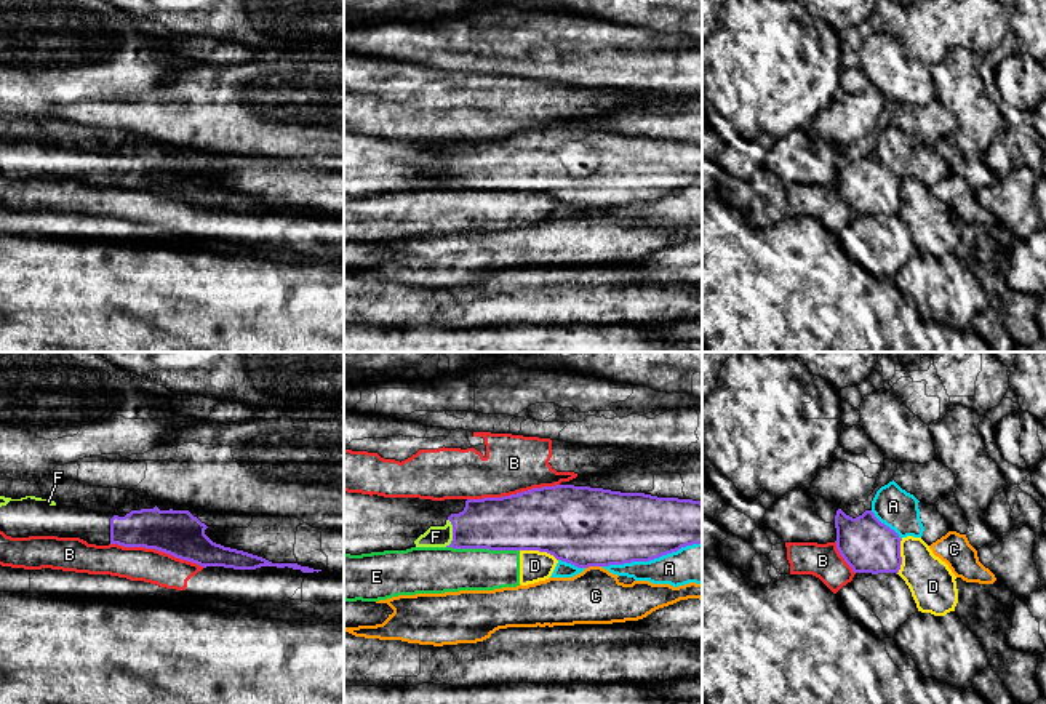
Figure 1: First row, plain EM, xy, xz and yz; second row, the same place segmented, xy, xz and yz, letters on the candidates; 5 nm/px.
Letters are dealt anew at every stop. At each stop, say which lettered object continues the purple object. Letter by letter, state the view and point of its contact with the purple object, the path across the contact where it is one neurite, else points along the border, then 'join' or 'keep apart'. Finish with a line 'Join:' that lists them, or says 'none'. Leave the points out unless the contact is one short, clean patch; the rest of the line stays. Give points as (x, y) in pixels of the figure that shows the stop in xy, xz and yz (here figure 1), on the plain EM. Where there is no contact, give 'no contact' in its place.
A: xz (650, 200) | keep apart
B: xy (157, 191) | keep apart
C: xz (592, 207) | keep apart
D: xz (539, 192) | keep apart
E: xz (483, 189) | keep apart
F: xz (453, 175) | across xz (498, 165), (483, 165), (453, 175), (435, 178) | join
Join: F

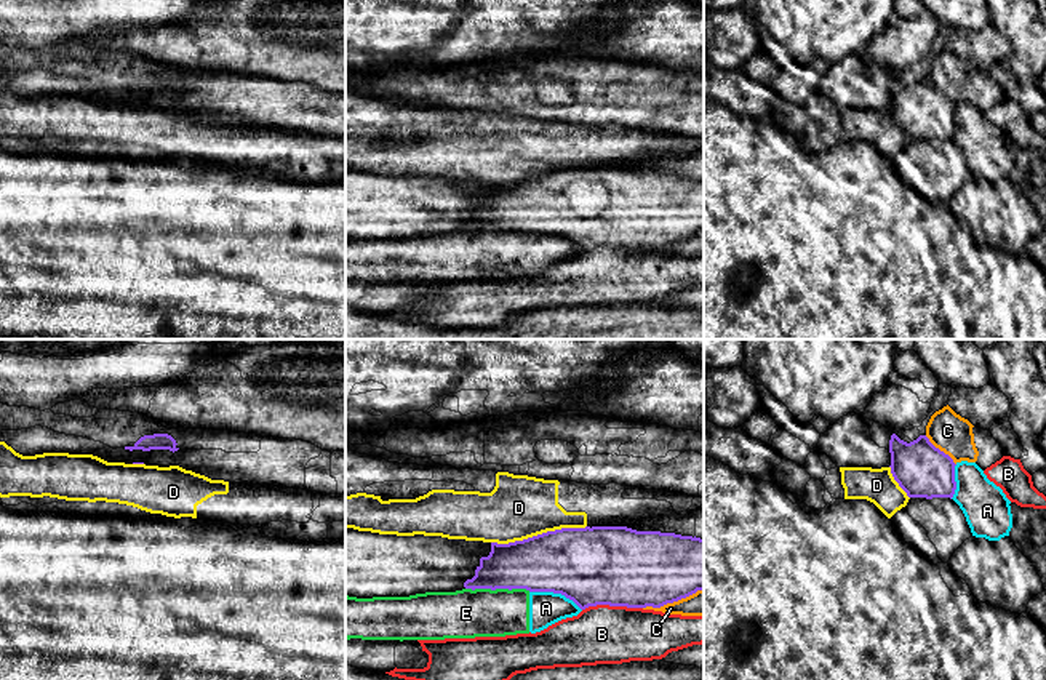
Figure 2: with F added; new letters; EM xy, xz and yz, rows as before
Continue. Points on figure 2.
A: xz (555, 234) | keep apart
B: xz (611, 247) | keep apart
C: xz (672, 244) | keep apart
D: xz (538, 176) | keep apart
E: xz (498, 229) | keep apart
Join: none

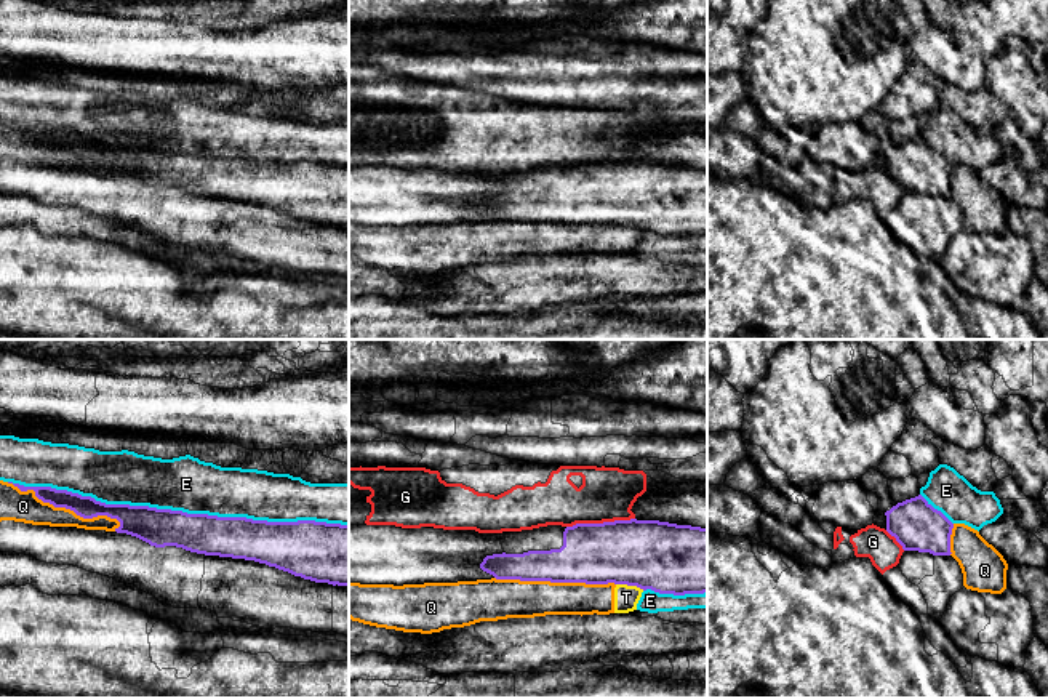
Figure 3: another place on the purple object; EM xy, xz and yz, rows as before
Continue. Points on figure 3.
E: xy (178, 152) | keep apart
G: xz (600, 165) | keep apart
Q: xy (64, 148) | keep apart
T: xz (631, 226) | keep apart
Join: none

